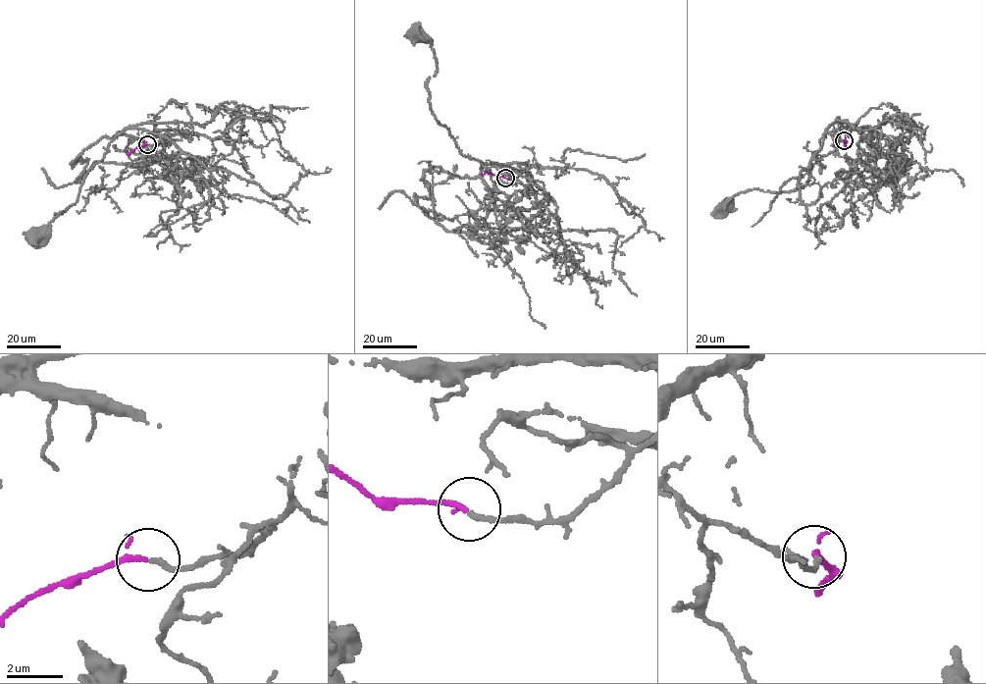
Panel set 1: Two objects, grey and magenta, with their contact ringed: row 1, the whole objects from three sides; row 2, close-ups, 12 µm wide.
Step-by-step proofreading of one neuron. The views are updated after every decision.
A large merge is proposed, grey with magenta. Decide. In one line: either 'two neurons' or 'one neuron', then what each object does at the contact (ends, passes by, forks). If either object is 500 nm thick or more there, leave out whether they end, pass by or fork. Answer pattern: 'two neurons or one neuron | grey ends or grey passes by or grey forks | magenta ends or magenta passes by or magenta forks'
one neuron | grey ends | magenta passes by

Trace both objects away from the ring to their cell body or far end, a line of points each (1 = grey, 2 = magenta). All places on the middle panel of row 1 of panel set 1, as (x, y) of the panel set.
1: (506, 178), (527, 165), (464, 156), (435, 118), (426, 80), (435, 73), (436, 56), (418, 34)
2: (505, 178), (482, 175)

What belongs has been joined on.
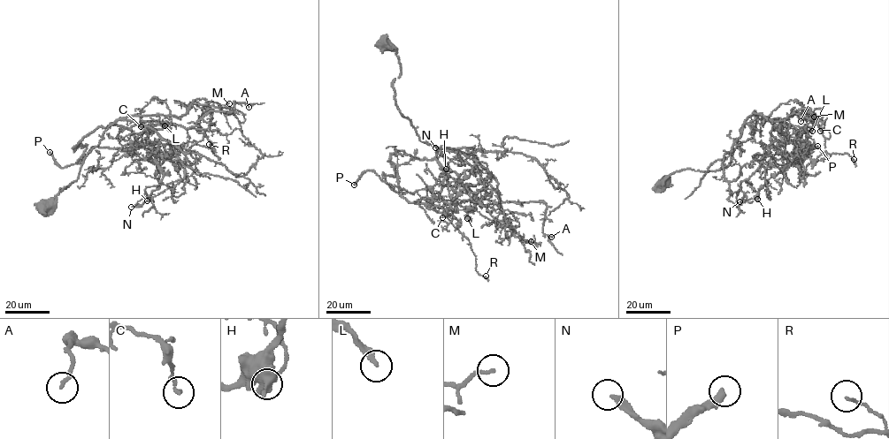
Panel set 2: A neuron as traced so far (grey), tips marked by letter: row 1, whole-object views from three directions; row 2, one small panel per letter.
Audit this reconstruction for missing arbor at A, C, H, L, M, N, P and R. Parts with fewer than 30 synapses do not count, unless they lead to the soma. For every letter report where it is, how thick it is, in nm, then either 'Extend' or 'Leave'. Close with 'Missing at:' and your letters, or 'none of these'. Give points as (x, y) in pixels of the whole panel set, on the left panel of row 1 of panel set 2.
A: Place: (249, 107). Thickness 180 nm. Leave
C: Place: (141, 126). Thickness 180 nm. Leave
H: Place: (147, 200). Thickness 120 nm. Leave
L: Place: (164, 125). Thickness 240 nm. Extend
M: Place: (229, 103). Thickness 150 nm. Leave
N: Place: (131, 207). Thickness 200 nm. Leave
P: Place: (49, 152). Thickness 360 nm. Extend
R: Place: (209, 144). Thickness 110 nm. Leave
Missing at: L, P

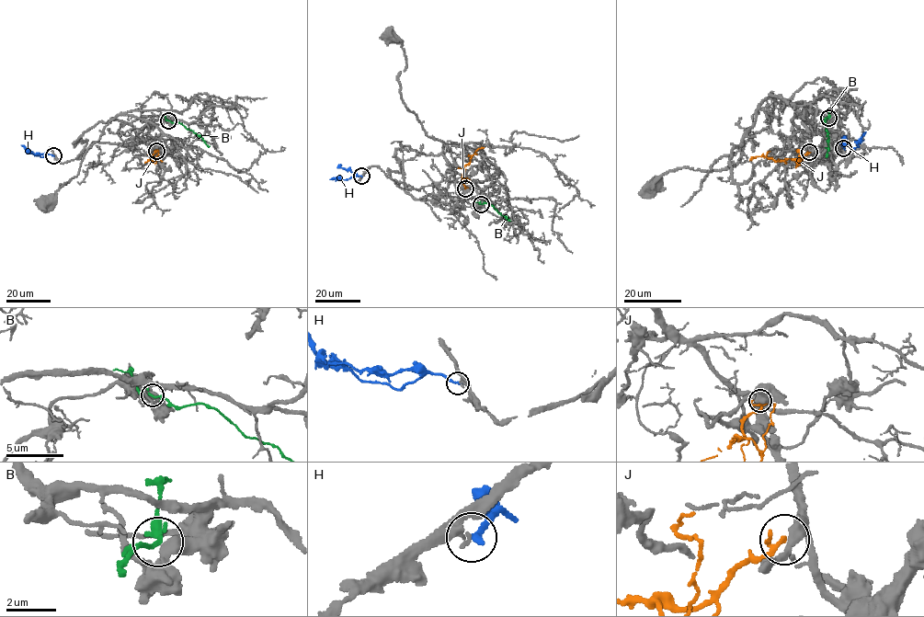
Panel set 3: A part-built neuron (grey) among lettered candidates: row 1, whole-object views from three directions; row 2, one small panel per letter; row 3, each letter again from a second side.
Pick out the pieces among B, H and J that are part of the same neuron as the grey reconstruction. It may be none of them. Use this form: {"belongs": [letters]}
{"belongs": ["J"]}

